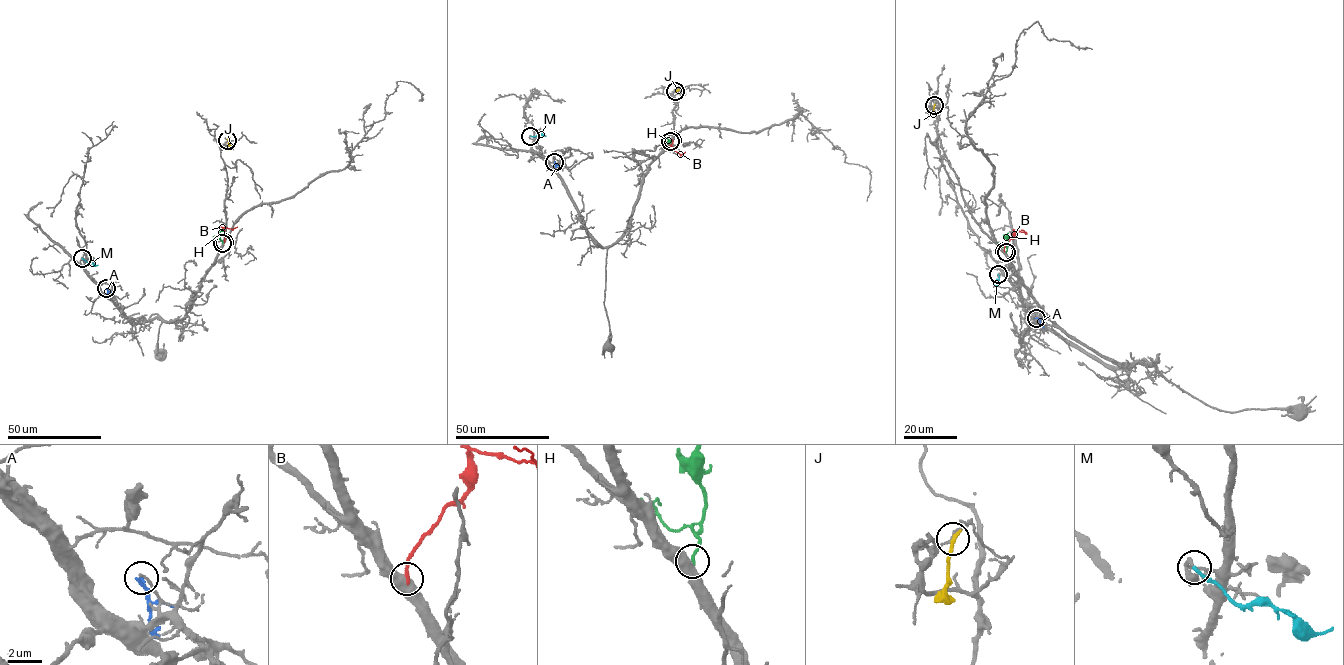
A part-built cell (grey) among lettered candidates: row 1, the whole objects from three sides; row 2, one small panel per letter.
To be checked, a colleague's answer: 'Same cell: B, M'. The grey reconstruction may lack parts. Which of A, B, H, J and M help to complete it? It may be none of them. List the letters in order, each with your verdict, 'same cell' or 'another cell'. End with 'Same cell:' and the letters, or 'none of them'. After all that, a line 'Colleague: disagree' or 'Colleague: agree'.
A: another cell
B: another cell
H: same cell
J: another cell
M: same cell
Same cell: H, M
Colleague: disagree

